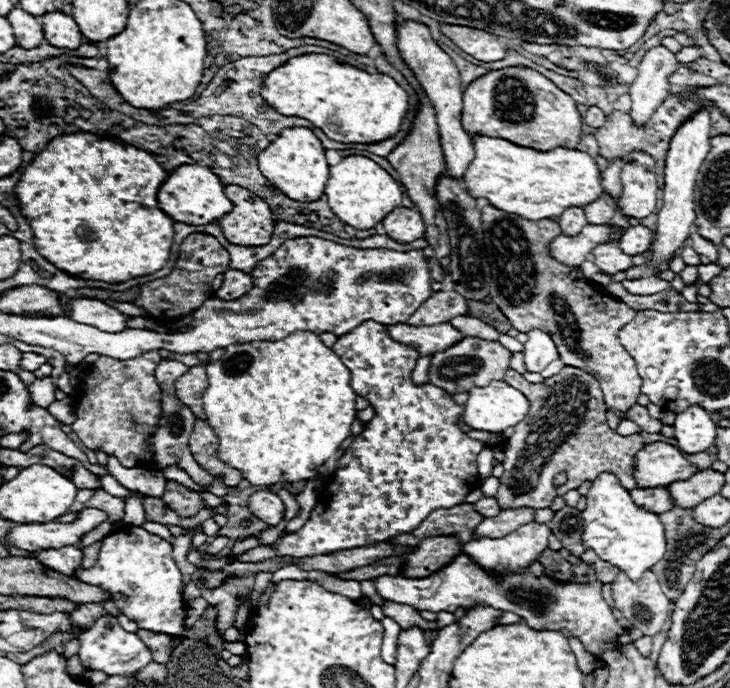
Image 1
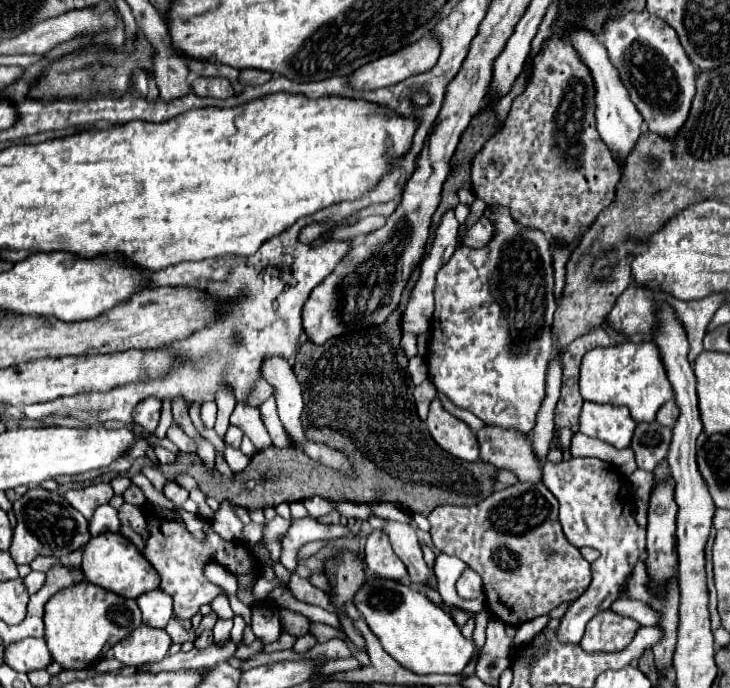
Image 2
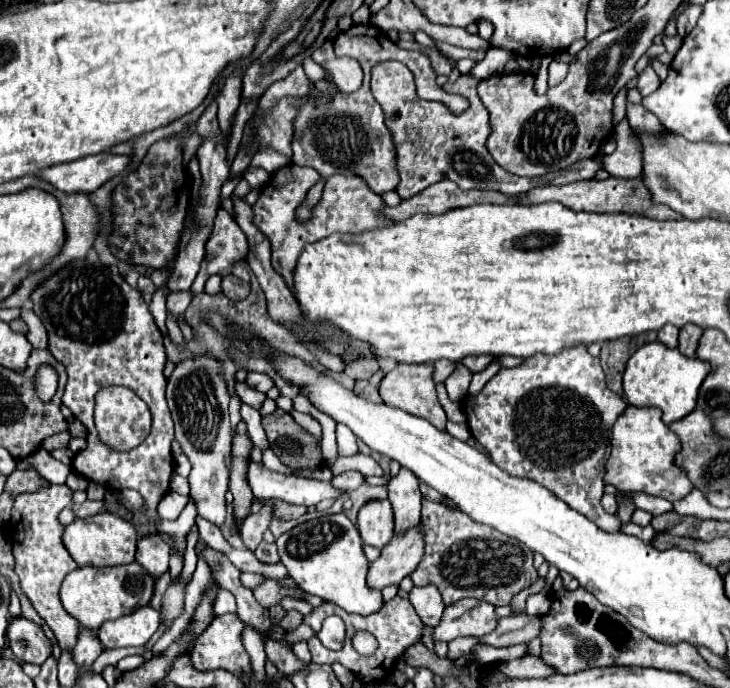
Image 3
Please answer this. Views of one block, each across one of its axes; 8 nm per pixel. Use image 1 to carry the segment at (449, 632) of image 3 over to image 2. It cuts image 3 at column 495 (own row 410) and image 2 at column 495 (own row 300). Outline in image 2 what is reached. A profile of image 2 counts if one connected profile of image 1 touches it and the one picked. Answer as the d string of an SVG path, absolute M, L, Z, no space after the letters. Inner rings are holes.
M518 482L506 490L494 492L474 506L438 506L432 510L428 520L434 546L448 556L458 556L482 576L486 608L492 618L500 620L506 626L518 628L524 622L552 612L562 602L576 600L580 594L584 594L588 582L592 580L590 564L582 558L578 548L564 538L558 520L556 496L544 484Z

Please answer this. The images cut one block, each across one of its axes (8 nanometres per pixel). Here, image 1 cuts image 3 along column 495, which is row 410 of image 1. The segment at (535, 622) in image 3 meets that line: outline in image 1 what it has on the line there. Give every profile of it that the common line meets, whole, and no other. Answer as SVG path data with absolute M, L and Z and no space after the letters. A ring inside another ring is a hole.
M634 404L632 410L628 410L628 420L636 422L644 432L650 432L650 434L660 434L660 430L662 430L662 422L652 418L648 414L648 410L640 404Z

